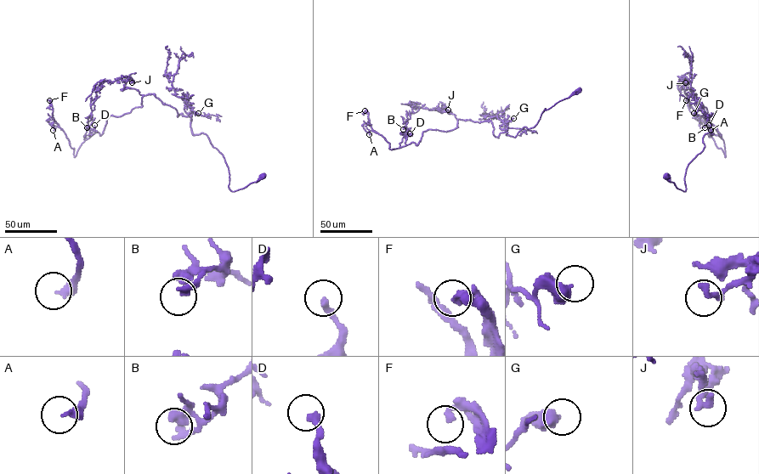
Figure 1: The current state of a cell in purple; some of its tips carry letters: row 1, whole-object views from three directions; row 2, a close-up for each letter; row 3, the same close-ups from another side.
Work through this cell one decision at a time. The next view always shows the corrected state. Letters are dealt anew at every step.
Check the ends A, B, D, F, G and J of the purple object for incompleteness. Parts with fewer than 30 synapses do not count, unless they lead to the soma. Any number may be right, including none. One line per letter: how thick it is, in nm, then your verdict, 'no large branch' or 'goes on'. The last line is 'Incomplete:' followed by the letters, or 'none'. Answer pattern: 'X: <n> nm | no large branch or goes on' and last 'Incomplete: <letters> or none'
A: 340 nm | goes on
B: 280 nm | no large branch
D: 260 nm | no large branch
F: 280 nm | goes on
G: 500 nm | no large branch
J: 200 nm | no large branch
Incomplete: A, F

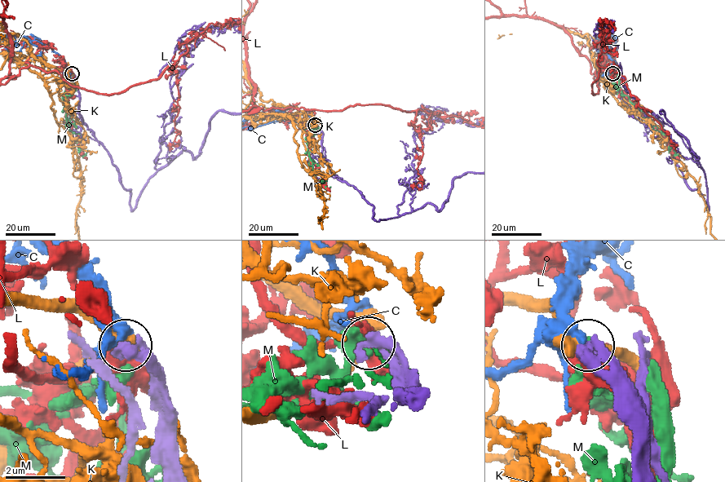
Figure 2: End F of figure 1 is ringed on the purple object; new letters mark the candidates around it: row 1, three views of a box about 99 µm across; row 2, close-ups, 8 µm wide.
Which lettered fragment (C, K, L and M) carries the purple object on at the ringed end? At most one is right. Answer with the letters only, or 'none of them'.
C

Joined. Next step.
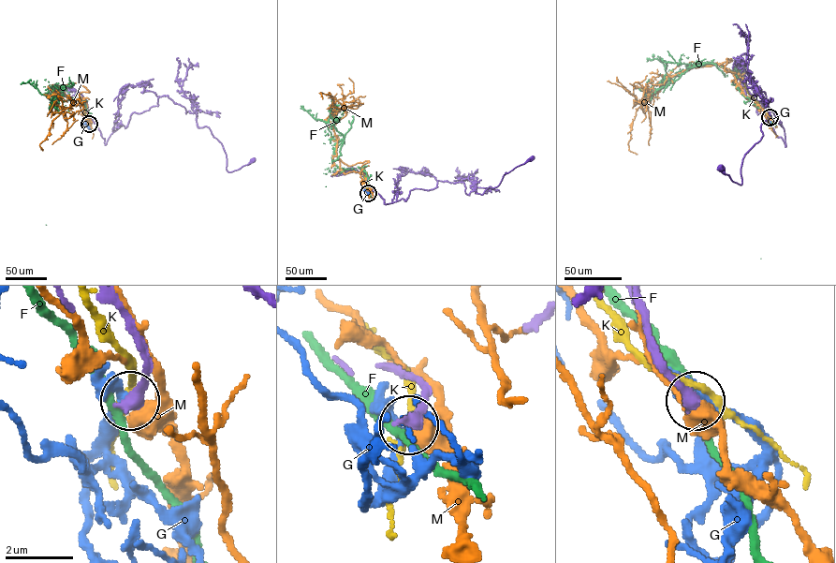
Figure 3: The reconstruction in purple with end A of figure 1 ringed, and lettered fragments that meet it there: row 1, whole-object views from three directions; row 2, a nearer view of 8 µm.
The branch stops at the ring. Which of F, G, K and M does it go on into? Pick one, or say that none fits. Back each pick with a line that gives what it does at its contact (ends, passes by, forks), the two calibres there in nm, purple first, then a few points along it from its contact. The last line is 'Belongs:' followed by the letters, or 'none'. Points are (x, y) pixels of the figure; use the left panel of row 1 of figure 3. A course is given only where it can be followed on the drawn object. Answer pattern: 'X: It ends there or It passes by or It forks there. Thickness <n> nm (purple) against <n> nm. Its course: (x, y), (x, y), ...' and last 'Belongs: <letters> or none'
G: It passes by. Thickness 400 nm (purple) against 220 nm
Belongs: G

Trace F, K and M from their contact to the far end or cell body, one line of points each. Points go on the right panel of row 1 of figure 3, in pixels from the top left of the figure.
F: (770, 117), (734, 84), (736, 68), (725, 74), (705, 63), (690, 66), (673, 83), (661, 62), (647, 61)
K: (769, 116), (748, 94), (744, 83)
M: (770, 117), (725, 70), (730, 59), (692, 67), (636, 111), (628, 143), (637, 154)

